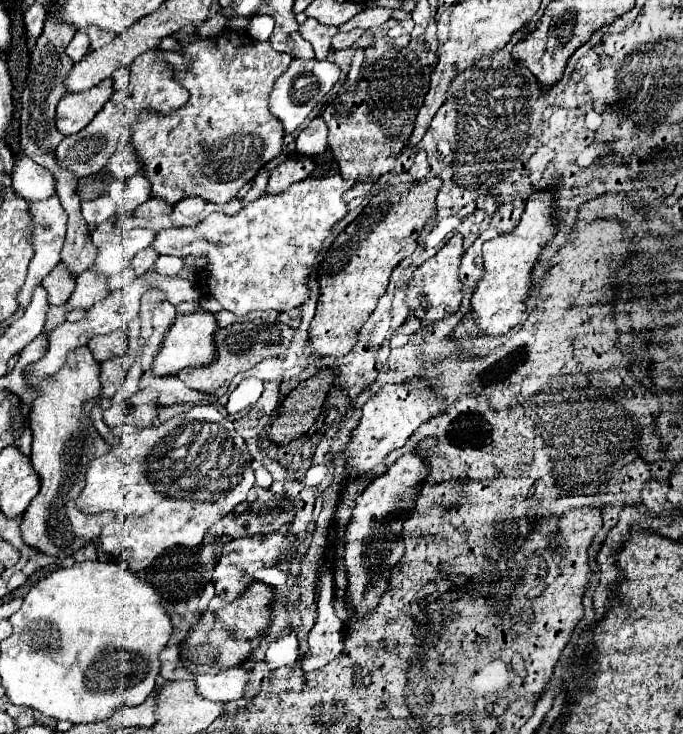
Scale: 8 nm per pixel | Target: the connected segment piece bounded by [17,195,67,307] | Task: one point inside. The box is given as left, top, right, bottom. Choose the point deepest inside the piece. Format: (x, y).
(48, 219)

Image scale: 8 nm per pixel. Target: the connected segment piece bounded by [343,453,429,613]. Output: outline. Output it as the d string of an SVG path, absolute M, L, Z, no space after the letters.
M419 453L405 455L389 467L387 473L379 475L359 497L353 509L353 517L347 525L345 533L345 569L349 581L349 597L351 603L361 611L367 613L379 603L383 595L391 567L403 555L403 541L401 541L401 523L407 513L415 507L415 497L429 473L425 459Z

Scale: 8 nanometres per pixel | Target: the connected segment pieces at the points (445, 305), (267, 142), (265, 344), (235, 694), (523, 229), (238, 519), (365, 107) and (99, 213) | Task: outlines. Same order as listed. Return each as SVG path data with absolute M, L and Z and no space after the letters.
M459 233L453 235L437 255L433 255L431 259L427 259L423 265L419 265L413 271L413 277L407 283L405 299L407 299L409 309L413 309L415 317L419 317L419 319L443 319L459 309L461 299L463 299L461 283L457 279L457 267L459 267L461 255L463 255L461 243L463 243L463 237Z
M225 27L215 37L187 37L179 41L181 57L185 69L169 65L175 81L183 85L191 97L187 105L171 111L157 113L151 109L141 109L135 113L135 123L131 125L131 141L139 161L143 163L143 177L151 183L151 197L163 199L167 205L175 205L187 197L201 197L211 203L231 201L239 189L253 181L259 169L281 153L283 147L283 125L267 109L267 93L275 79L291 63L291 55L279 53L269 41L259 41L249 37L245 31L235 31Z
M253 319L253 321L247 321L247 323L233 323L229 327L223 327L223 329L215 331L217 359L211 365L205 365L205 367L183 369L179 373L179 377L187 387L191 387L195 391L221 397L221 395L227 393L227 387L229 387L231 379L239 371L247 371L247 369L251 369L253 365L257 365L259 361L263 361L267 357L279 357L289 347L291 337L293 337L293 329L285 323L267 325L263 319Z
M241 667L227 669L217 675L197 675L195 685L197 693L207 697L209 701L231 701L243 697L245 683L249 679L249 671Z
M537 191L529 197L521 215L521 223L513 231L483 243L483 271L491 271L491 275L483 275L477 281L471 297L471 313L467 313L453 329L453 335L449 335L453 345L475 343L481 337L503 337L521 321L521 315L525 311L523 301L529 295L529 273L537 263L541 247L555 233L555 227L551 223L551 211L551 193Z
M253 487L247 493L247 501L237 505L231 513L209 527L209 533L231 535L231 539L249 537L255 533L273 533L275 529L291 523L293 517L295 509L285 495Z
M381 37L365 49L357 89L339 95L321 111L321 117L329 129L327 147L331 149L345 181L377 181L395 167L397 157L401 155L415 127L415 119L427 95L435 65L437 55L421 37Z
M101 195L97 199L83 201L81 203L81 213L83 213L83 219L93 227L93 225L99 225L99 223L107 221L111 215L115 215L117 207L115 207L111 197Z

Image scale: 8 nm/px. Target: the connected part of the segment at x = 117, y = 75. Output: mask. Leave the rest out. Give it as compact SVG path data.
M121 67L113 73L115 81L115 91L125 91L129 87L129 67Z

